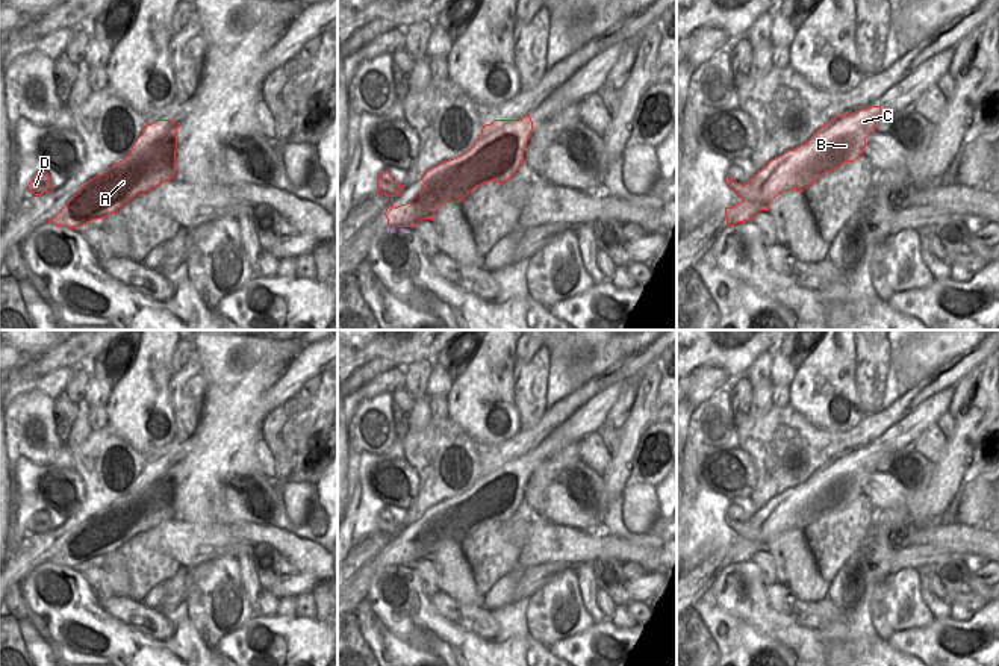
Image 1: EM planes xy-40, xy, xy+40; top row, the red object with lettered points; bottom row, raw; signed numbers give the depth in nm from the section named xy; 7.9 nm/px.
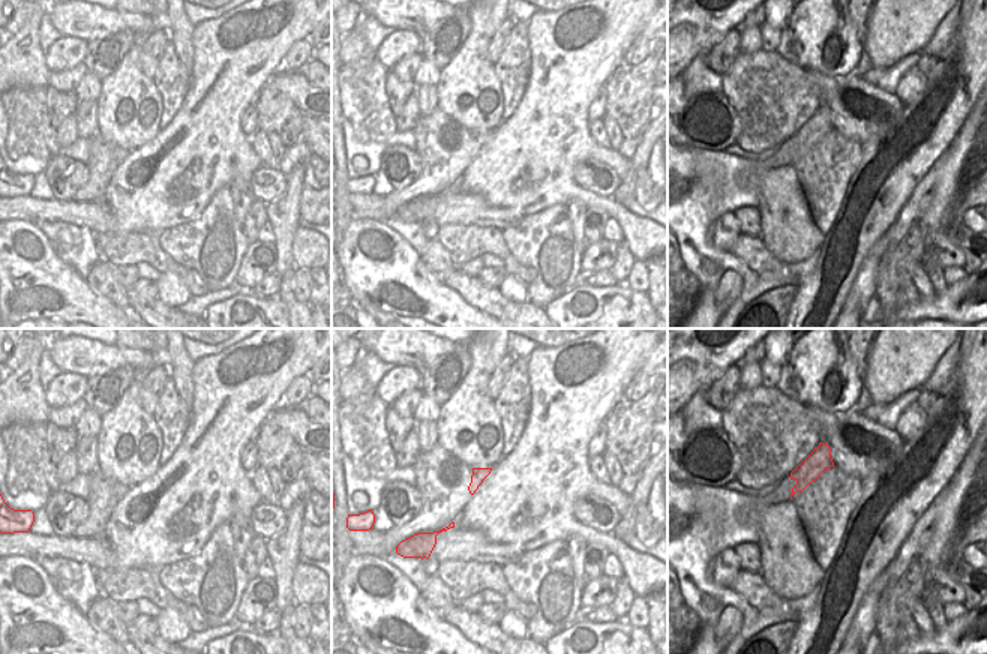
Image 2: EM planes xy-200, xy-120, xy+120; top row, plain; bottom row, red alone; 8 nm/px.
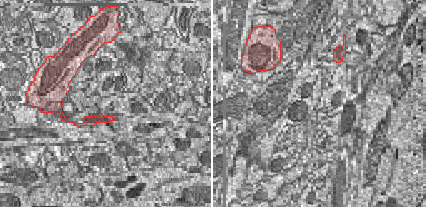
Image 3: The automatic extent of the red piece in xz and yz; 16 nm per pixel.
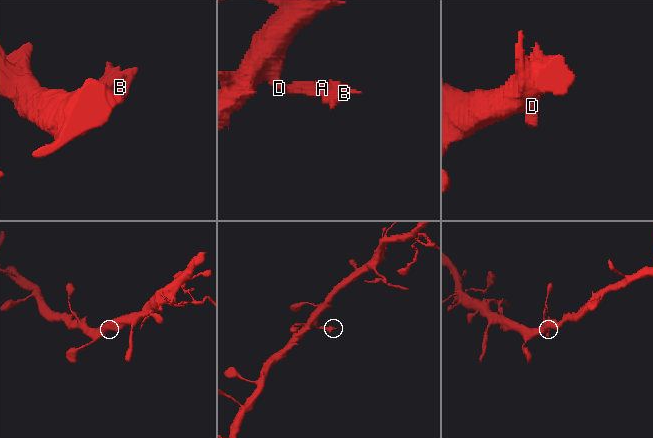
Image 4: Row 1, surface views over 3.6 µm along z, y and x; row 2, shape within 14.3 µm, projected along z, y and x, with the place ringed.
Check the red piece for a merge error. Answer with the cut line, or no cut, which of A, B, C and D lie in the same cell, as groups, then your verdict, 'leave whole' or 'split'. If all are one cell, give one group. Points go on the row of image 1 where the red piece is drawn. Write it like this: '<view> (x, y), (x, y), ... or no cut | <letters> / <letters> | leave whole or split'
xy+40 (750, 180), (754, 188), (759, 188), (766, 196), (762, 202) | A B C / D | split

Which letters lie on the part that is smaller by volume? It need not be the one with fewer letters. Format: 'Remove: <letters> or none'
Remove: A, B, C

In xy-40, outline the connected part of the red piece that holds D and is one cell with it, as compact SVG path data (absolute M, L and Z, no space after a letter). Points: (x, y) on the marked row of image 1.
M47 171L36 173L27 185L29 192L41 195L51 191L50 176Z

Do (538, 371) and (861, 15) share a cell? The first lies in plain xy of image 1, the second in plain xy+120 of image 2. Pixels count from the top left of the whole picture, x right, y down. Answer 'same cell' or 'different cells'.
same cell

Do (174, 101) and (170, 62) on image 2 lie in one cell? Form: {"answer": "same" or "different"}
{"answer": "same"}

